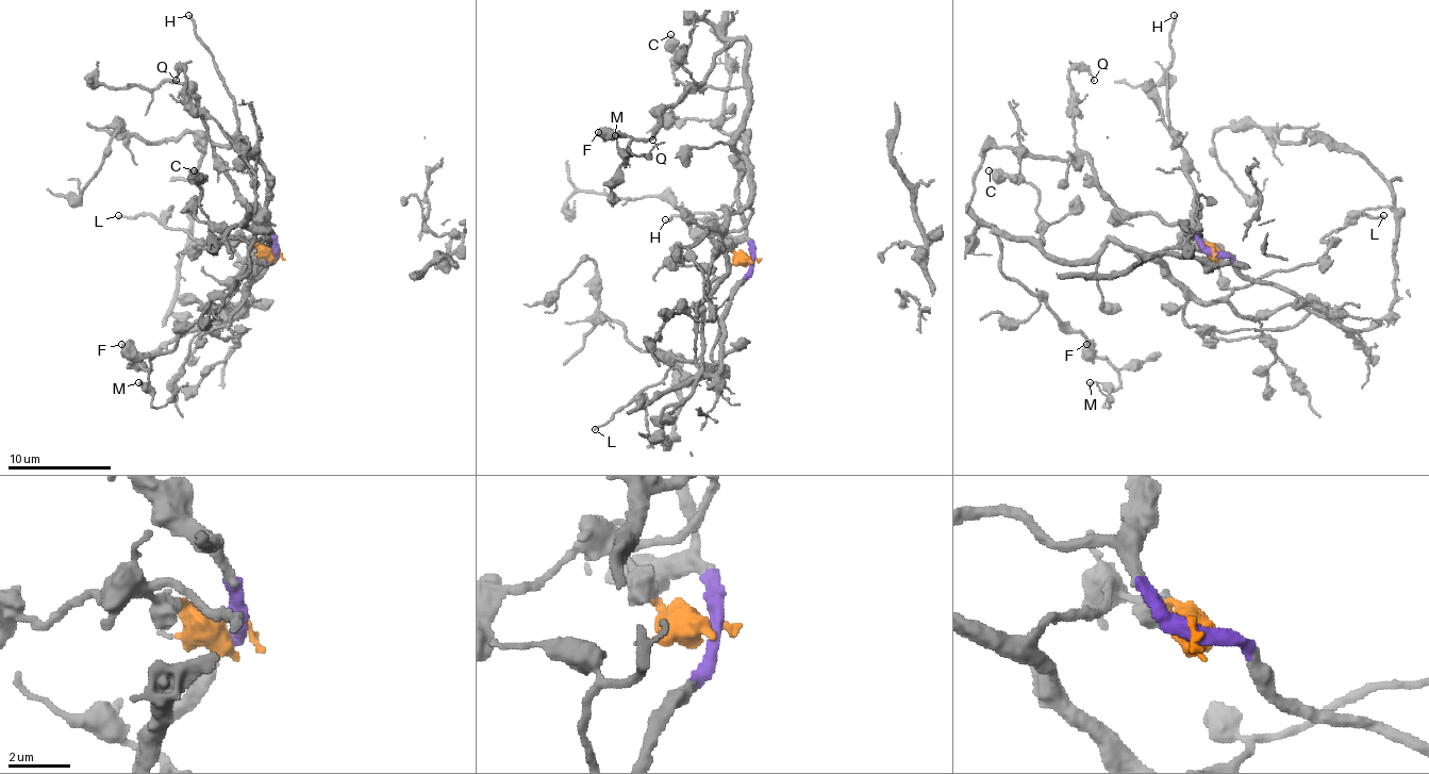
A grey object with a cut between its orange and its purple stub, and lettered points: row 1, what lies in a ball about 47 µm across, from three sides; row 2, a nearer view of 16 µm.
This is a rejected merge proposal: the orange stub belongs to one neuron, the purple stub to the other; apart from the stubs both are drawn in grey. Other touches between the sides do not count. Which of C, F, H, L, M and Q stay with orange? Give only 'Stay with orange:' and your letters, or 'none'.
Stay with orange: C, F, L, M

